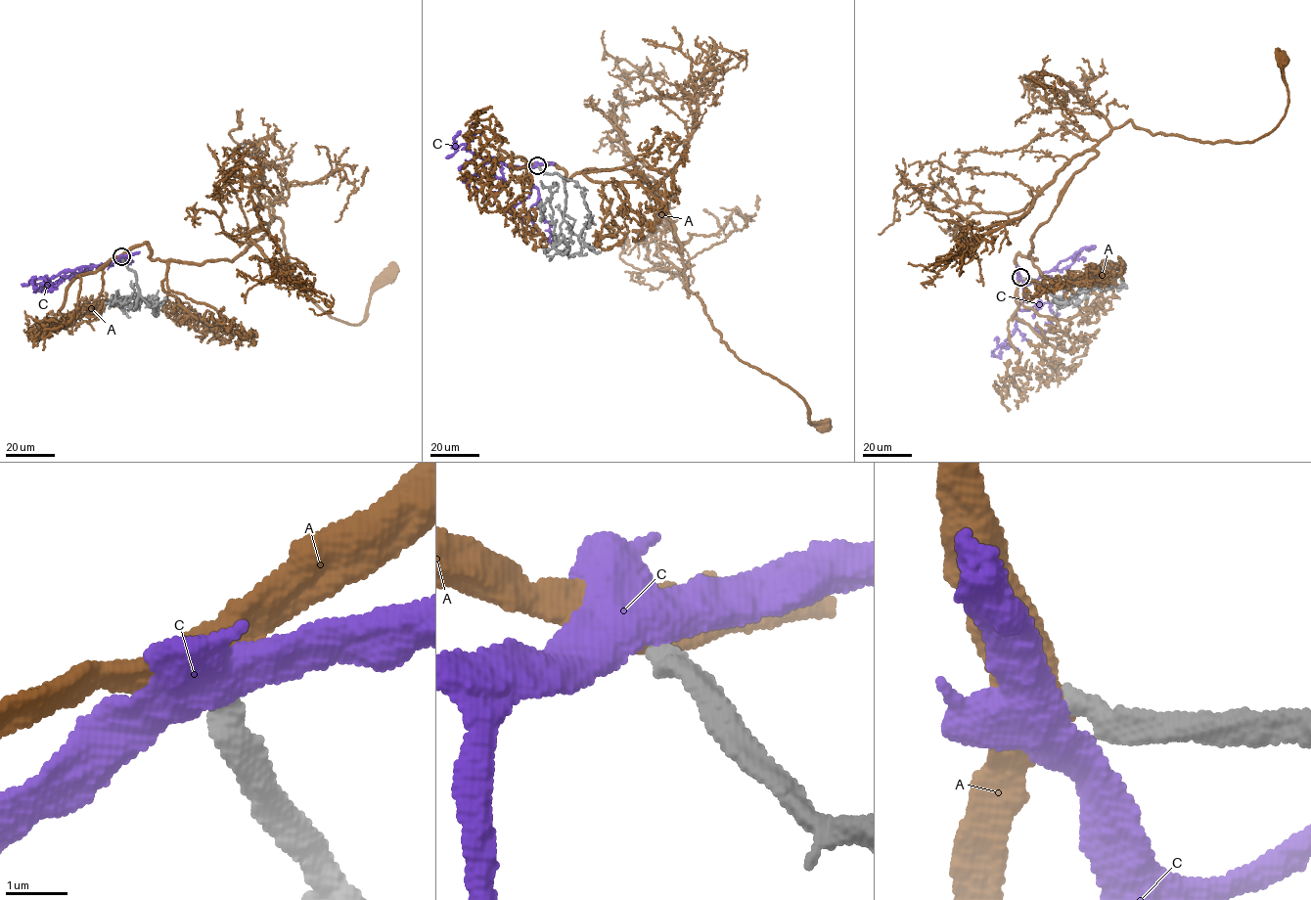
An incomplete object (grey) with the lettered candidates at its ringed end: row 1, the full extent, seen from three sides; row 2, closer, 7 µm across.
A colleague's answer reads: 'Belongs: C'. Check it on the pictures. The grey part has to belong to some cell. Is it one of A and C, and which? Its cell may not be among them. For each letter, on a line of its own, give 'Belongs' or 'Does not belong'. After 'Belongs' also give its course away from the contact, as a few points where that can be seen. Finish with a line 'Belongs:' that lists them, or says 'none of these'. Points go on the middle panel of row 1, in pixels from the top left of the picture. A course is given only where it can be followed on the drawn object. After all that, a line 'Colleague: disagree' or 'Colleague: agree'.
A: Belongs. Its course: (537, 165), (568, 180), (593, 169), (641, 176), (721, 341), (825, 427)
C: Does not belong
Belongs: A
Colleague: disagree

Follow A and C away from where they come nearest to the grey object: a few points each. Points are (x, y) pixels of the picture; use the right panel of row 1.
A: (1021, 278), (1018, 254), (1036, 259), (1034, 234), (1113, 129), (1250, 142), (1285, 114), (1282, 58)
C: (1021, 278), (1025, 292), (1016, 311), (1015, 331), (1005, 343), (992, 353), (991, 350)

